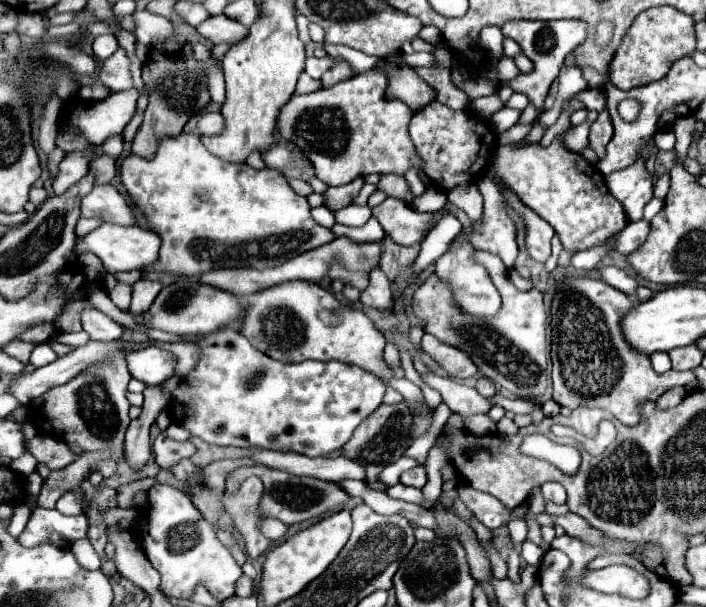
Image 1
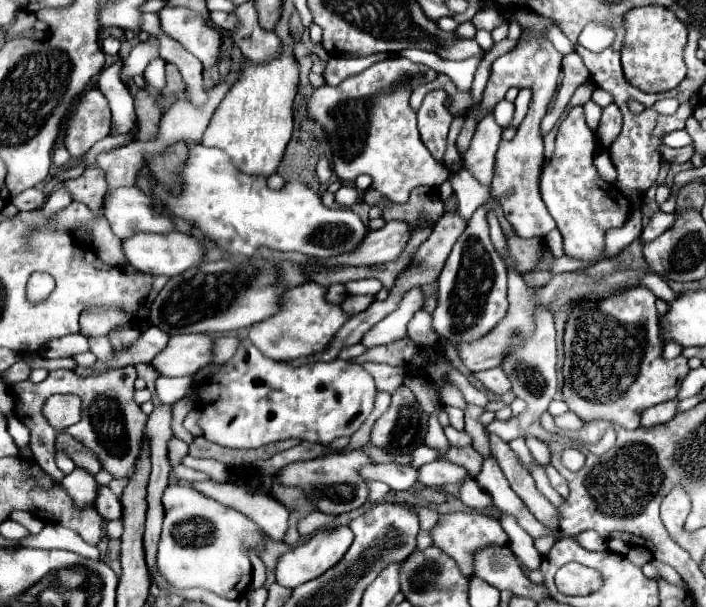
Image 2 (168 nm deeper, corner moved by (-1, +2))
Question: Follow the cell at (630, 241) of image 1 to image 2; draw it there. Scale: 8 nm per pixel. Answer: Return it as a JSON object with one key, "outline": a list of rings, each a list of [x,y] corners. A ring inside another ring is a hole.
{"outline":[[[656,211],[656,213],[650,217],[648,225],[644,227],[640,239],[642,239],[642,241],[654,241],[658,235],[662,235],[666,229],[670,229],[670,225],[674,225],[674,217],[676,217],[676,213]]]}

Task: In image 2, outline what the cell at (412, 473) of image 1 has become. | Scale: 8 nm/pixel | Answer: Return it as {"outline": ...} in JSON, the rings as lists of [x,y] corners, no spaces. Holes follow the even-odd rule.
{"outline":[[[436,459],[420,467],[418,483],[426,487],[444,487],[448,483],[460,483],[468,477],[468,471],[460,465],[454,465],[446,459]]]}

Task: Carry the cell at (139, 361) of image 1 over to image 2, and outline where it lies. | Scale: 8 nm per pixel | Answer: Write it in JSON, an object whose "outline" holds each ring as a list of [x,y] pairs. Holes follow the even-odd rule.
{"outline":[[[190,333],[190,335],[174,335],[168,347],[154,357],[150,363],[160,375],[166,377],[192,377],[202,367],[210,365],[214,359],[212,353],[214,337],[204,333]]]}

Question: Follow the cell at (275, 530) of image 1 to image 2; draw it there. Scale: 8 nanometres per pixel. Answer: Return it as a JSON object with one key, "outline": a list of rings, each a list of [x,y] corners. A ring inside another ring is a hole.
{"outline":[[[316,511],[316,513],[310,513],[308,517],[304,517],[300,523],[298,523],[298,531],[302,537],[308,537],[312,533],[316,533],[318,529],[330,525],[336,521],[336,515],[328,515],[328,513],[322,513],[322,511]]]}

